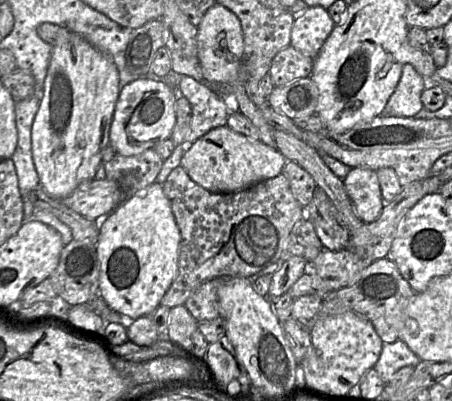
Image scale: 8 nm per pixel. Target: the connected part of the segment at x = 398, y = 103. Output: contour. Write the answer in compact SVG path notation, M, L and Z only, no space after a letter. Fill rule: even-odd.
M404 64L397 86L384 108L383 115L415 117L424 107L421 94L427 86L428 81L412 64Z

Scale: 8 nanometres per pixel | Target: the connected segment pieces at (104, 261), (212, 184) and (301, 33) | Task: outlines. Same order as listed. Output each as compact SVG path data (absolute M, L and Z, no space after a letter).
M151 184L94 222L99 230L96 244L100 262L99 295L127 320L150 316L175 279L181 242L162 184Z
M225 126L216 127L198 138L187 149L180 166L199 186L213 193L245 190L261 181L282 173L287 159L276 148L252 140Z
M321 6L306 7L294 16L290 46L314 59L335 24L327 9Z

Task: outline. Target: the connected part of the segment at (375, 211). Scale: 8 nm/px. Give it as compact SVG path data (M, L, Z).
M353 167L343 179L343 184L358 217L364 223L375 221L386 204L376 171Z

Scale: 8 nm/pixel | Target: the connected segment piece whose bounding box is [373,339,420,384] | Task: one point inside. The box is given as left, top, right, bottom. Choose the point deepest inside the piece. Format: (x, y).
(394, 356)

